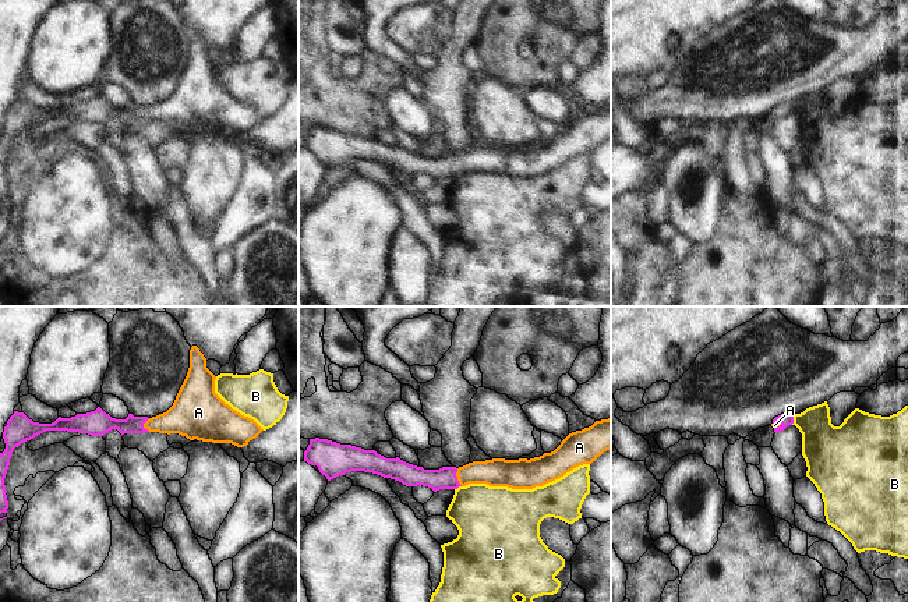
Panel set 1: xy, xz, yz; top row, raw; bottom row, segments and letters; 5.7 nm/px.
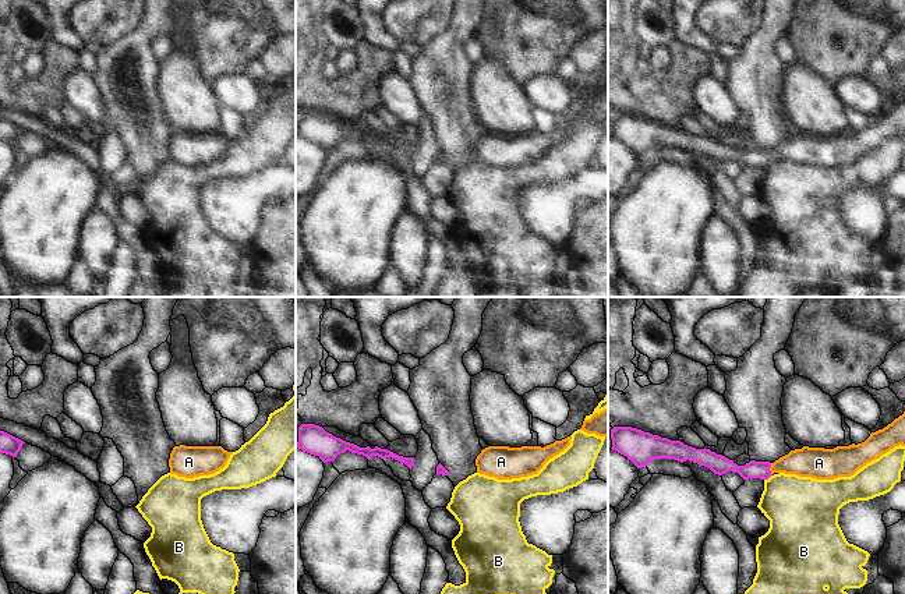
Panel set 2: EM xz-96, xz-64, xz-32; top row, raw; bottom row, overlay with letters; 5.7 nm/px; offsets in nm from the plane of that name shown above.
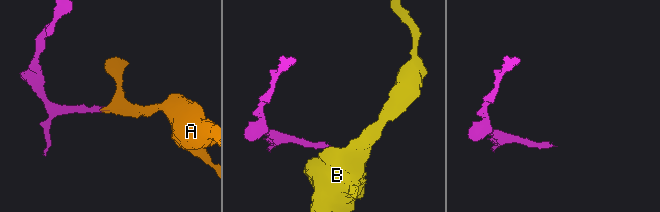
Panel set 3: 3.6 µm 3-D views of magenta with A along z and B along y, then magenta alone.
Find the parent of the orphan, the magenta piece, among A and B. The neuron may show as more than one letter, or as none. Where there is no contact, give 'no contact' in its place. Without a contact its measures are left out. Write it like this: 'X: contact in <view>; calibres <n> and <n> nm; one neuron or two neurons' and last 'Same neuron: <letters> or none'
A: contact in xz; calibres 130 and 160 nm; one neuron
B: contact in yz; calibres 70 and 280 nm; two neurons
Same neuron: A

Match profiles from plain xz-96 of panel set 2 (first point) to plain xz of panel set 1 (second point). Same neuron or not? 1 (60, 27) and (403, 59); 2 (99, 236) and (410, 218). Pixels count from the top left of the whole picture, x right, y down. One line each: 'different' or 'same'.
1: same
2: different

